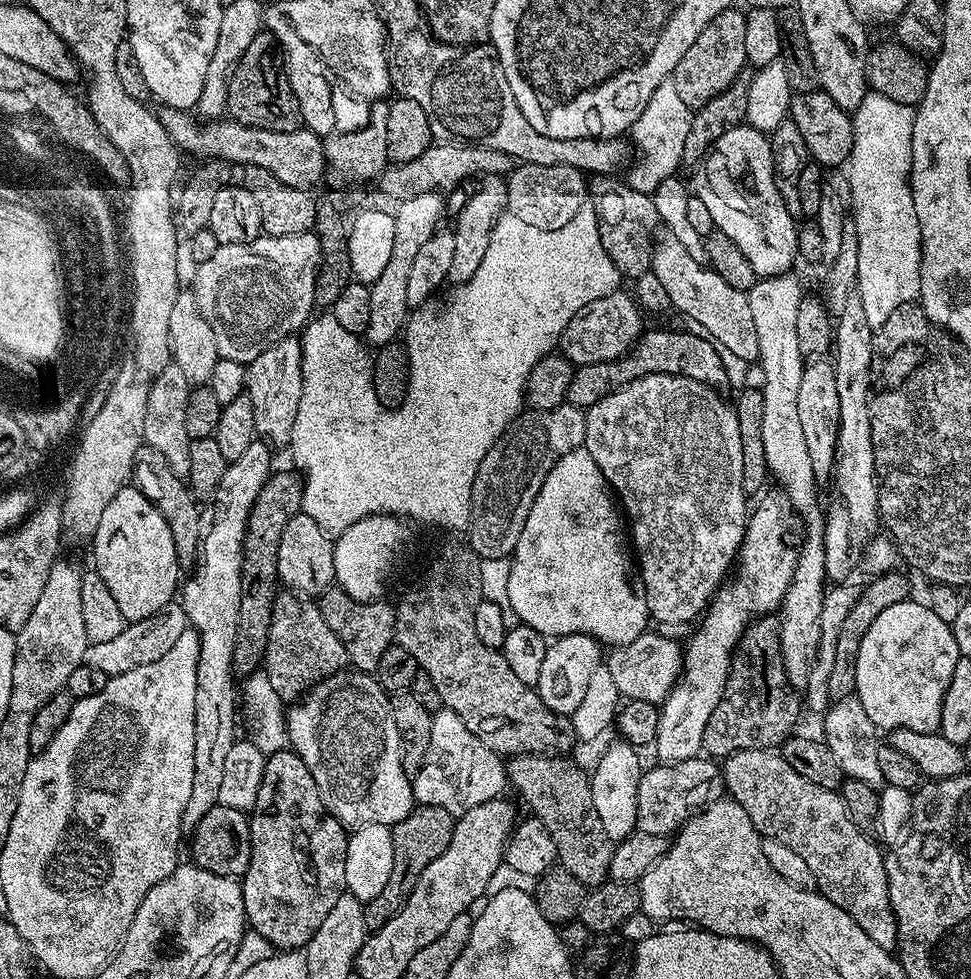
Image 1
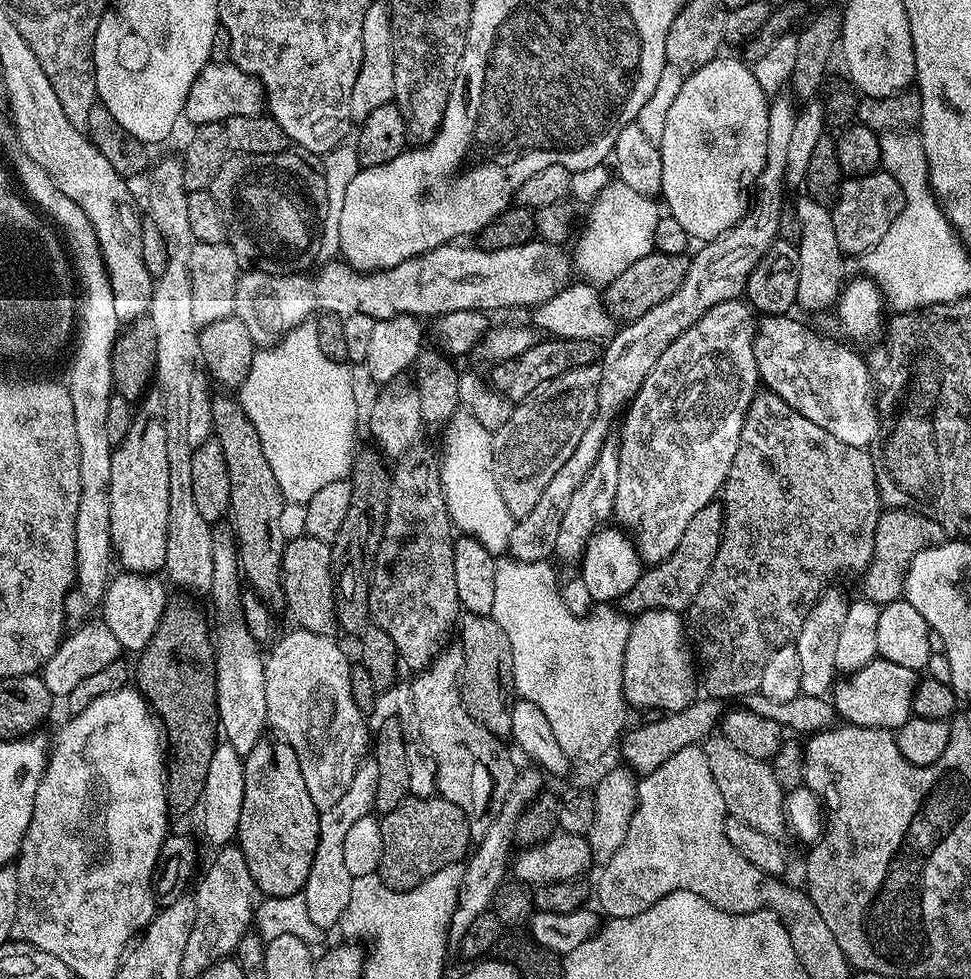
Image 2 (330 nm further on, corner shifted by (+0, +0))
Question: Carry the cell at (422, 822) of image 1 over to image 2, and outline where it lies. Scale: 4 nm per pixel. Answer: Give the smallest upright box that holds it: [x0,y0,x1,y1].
[378,794,473,892]

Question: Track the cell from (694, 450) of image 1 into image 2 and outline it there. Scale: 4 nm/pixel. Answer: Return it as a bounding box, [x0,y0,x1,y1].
[614,299,761,565]

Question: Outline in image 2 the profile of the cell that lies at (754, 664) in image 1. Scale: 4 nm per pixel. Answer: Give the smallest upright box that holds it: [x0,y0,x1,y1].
[686,390,882,702]

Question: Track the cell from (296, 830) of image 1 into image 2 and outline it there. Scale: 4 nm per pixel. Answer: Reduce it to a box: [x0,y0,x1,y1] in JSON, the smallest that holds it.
[238,734,321,896]

